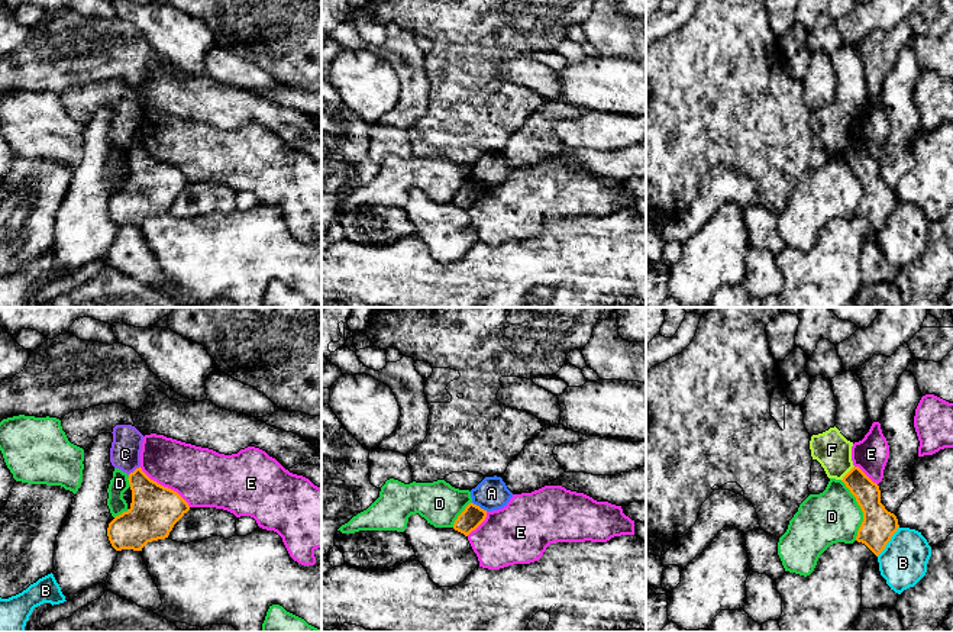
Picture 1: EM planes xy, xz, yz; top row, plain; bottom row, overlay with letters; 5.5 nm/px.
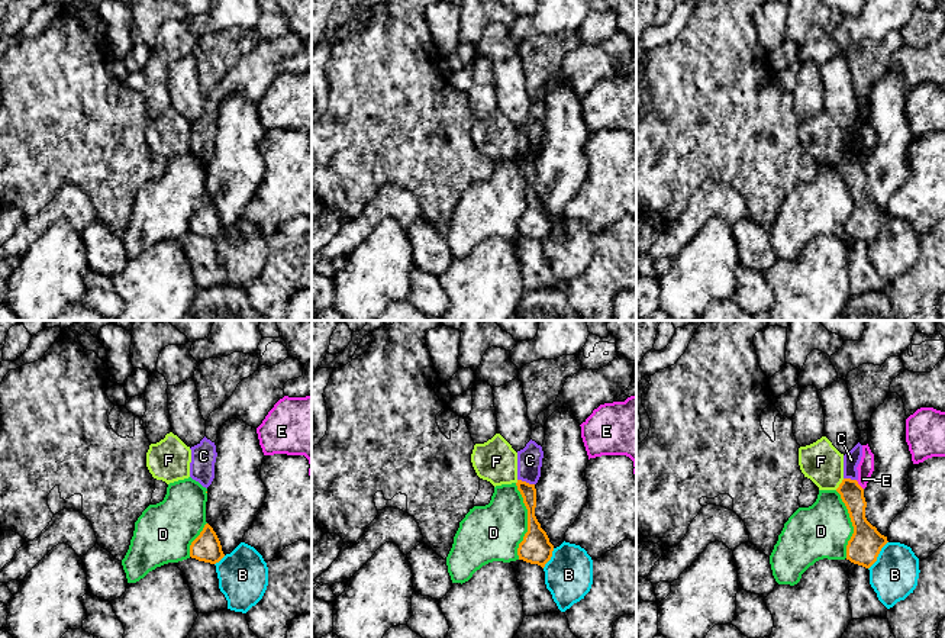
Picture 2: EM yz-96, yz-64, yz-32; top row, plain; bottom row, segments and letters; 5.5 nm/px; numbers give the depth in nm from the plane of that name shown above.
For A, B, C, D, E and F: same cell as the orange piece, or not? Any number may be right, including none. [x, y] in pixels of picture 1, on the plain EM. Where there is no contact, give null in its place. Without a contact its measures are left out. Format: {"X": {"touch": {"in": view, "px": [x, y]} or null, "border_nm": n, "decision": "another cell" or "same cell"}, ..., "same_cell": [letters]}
{"A": {"touch": {"in": "xz", "px": [478, 181]}, "border_nm": 100, "decision": "another cell"}, "B": {"touch": {"in": "yz", "px": [889, 215]}, "border_nm": 200, "decision": "another cell"}, "C": {"touch": {"in": "xy", "px": [135, 145]}, "border_nm": 90, "decision": "another cell"}, "D": {"touch": {"in": "yz", "px": [862, 186]}, "border_nm": 340, "decision": "another cell"}, "E": {"touch": {"in": "xy", "px": [165, 163]}, "border_nm": 360, "decision": "another cell"}, "F": {"touch": {"in": "yz", "px": [847, 148]}, "border_nm": 110, "decision": "another cell"}, "same_cell": []}

